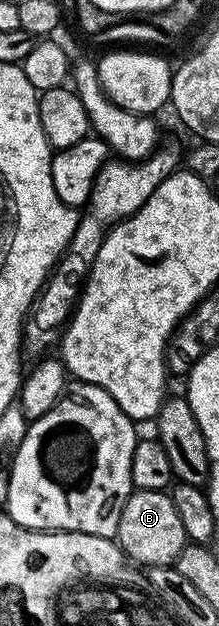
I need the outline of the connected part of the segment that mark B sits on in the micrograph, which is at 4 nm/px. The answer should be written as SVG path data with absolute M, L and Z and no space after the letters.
M134 490L123 506L123 514L119 514L115 540L134 565L145 564L146 569L170 567L187 543L183 522L179 519L179 510L175 510L172 495L168 491Z

